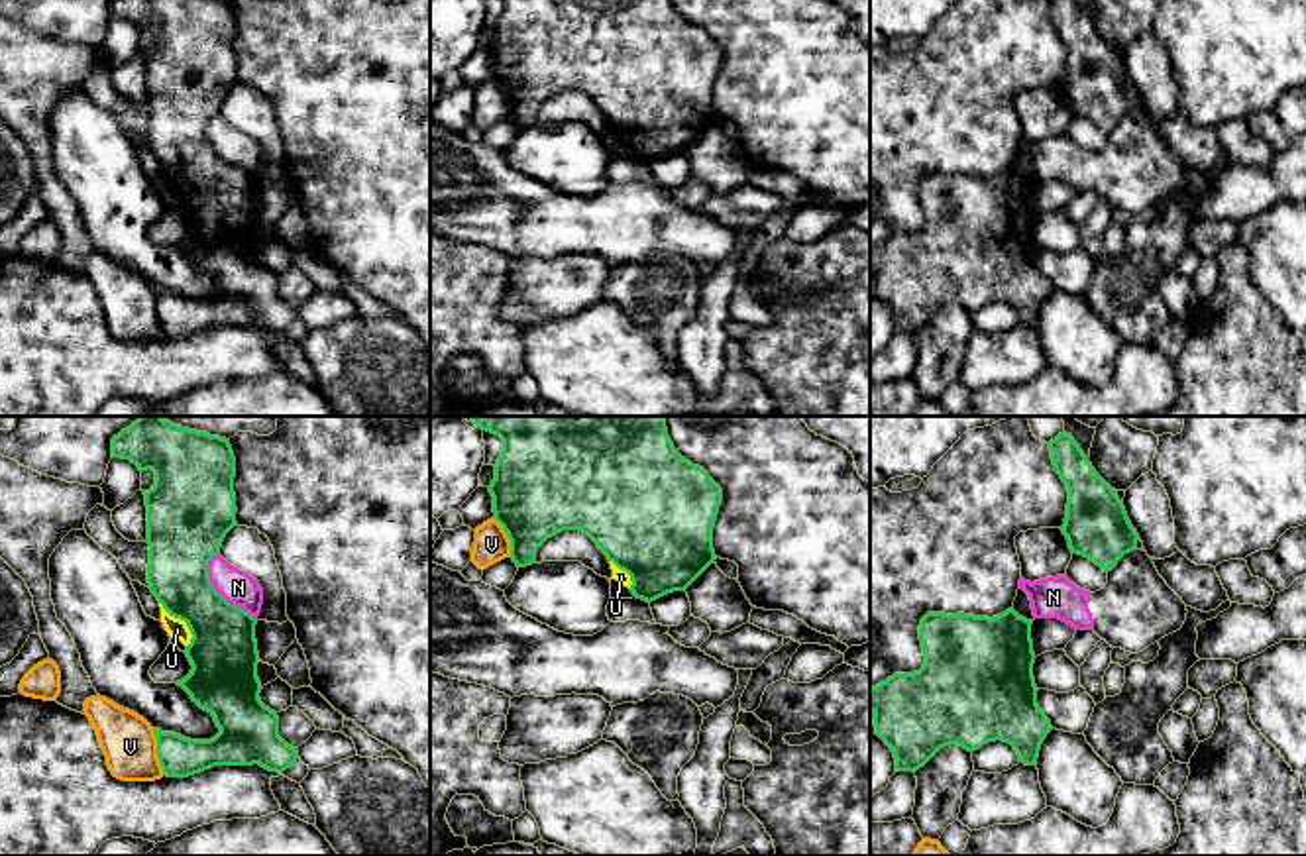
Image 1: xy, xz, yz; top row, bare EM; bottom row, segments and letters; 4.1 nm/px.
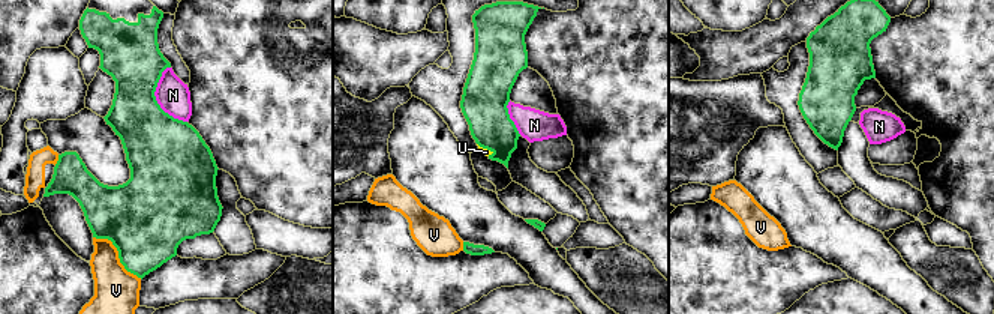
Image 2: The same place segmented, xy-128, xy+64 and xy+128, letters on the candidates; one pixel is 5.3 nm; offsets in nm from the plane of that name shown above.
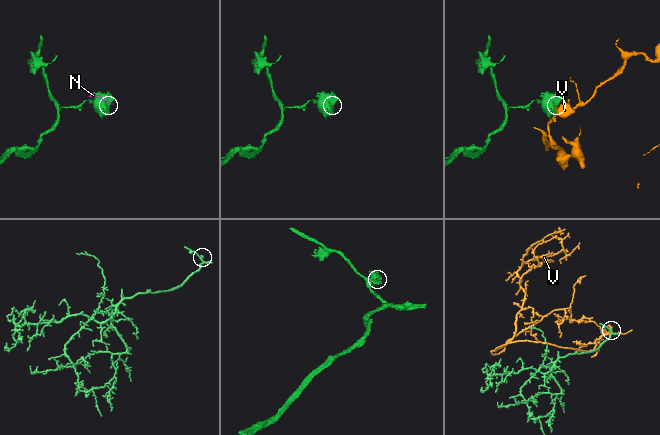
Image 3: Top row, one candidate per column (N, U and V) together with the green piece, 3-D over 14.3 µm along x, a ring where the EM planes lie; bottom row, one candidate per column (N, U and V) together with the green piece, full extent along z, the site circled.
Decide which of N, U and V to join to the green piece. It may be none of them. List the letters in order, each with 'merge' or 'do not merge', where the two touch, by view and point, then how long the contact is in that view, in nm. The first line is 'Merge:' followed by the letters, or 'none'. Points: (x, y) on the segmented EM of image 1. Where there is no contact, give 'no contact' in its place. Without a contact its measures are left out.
Merge: U
N: do not merge; meets green in xy at (218, 593); contact 320 nm long
U: merge; meets green in xy at (183, 619); contact 220 nm long
V: do not merge; meets green in xy at (158, 752); contact 200 nm long

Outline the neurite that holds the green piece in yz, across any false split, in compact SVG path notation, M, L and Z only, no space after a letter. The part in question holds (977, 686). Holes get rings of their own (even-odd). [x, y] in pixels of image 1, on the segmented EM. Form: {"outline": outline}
{"outline": "M1013 607L992 618L964 613L927 613L921 618L923 668L894 673L870 689L876 734L892 748L898 772L915 774L951 744L974 752L996 740L1011 744L1019 762L1037 764L1053 726L1037 705L1031 624Z"}

